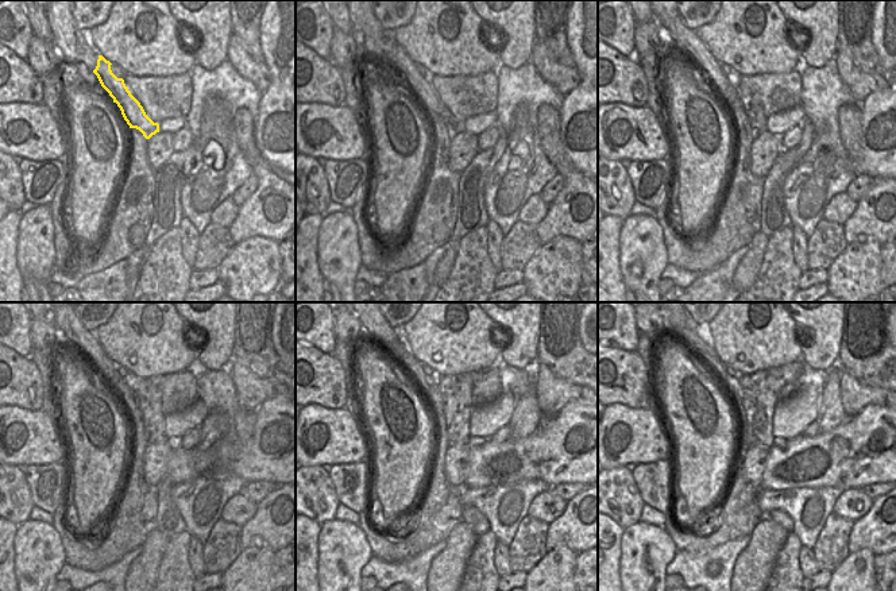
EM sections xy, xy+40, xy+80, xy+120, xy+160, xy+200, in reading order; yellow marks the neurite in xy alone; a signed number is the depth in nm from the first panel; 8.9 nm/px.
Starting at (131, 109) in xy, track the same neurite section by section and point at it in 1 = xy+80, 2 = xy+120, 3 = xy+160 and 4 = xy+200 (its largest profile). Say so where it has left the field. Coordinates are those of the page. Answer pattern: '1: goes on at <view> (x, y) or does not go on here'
1: goes on at xy+80 (682, 37)
2: goes on at xy+120 (74, 331)
3: goes on at xy+160 (379, 329)
4: goes on at xy+200 (675, 329)

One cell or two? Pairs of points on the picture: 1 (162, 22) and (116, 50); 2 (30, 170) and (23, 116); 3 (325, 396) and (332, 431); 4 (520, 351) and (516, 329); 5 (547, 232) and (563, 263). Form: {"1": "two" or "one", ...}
{"1": "one", "2": "two", "3": "two", "4": "one", "5": "two"}

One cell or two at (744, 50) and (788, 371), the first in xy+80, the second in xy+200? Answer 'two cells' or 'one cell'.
two cells

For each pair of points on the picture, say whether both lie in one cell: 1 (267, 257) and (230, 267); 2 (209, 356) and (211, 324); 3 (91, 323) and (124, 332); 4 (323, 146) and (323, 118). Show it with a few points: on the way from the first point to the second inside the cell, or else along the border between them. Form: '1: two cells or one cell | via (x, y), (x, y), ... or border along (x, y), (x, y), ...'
1: one cell | via (258, 261), (254, 265), (239, 265)
2: one cell | via (213, 348), (213, 332)
3: two cells | border along (111, 316), (105, 323), (91, 331)
4: one cell | via (324, 139), (325, 124)

